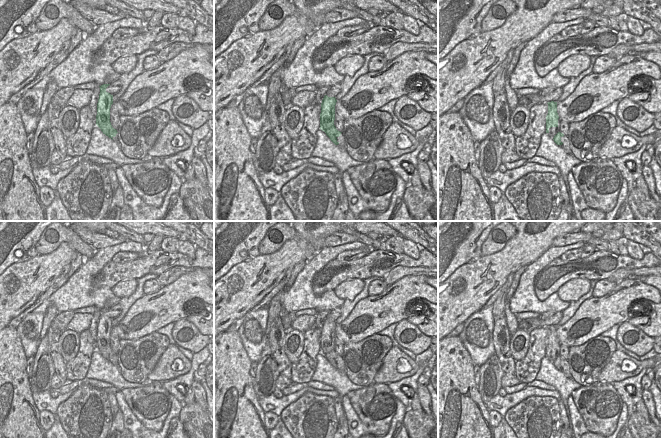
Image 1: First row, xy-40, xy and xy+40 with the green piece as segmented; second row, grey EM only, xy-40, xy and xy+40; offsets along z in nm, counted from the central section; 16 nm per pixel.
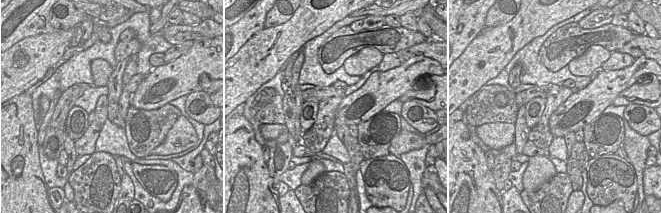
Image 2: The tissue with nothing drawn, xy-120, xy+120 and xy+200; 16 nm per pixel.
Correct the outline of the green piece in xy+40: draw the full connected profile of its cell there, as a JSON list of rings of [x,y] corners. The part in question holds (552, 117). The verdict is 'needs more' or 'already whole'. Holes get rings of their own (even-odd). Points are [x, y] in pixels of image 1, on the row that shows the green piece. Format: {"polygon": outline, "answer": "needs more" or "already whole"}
{"polygon": [[[548,102],[548,114],[546,116],[546,133],[557,145],[562,145],[561,138],[564,136],[560,132],[560,119],[557,113],[557,102]]], "answer": "needs more"}

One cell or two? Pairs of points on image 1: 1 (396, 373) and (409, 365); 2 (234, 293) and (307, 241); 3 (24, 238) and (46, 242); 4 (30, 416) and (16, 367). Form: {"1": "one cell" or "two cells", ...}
{"1": "one cell", "2": "one cell", "3": "two cells", "4": "one cell"}

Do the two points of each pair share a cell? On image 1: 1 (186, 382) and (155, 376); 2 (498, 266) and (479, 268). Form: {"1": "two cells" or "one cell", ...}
{"1": "two cells", "2": "one cell"}

